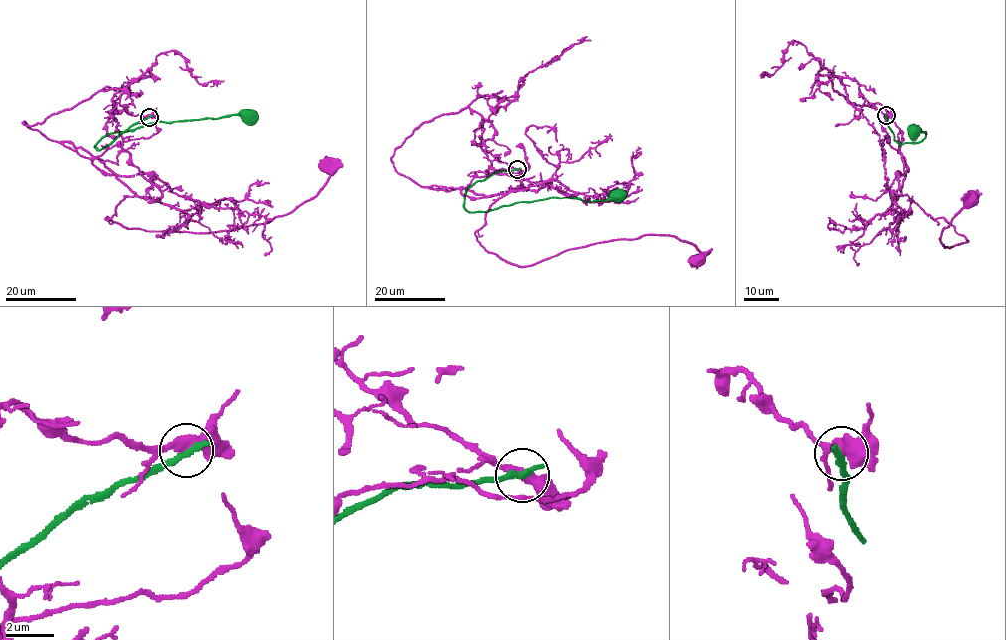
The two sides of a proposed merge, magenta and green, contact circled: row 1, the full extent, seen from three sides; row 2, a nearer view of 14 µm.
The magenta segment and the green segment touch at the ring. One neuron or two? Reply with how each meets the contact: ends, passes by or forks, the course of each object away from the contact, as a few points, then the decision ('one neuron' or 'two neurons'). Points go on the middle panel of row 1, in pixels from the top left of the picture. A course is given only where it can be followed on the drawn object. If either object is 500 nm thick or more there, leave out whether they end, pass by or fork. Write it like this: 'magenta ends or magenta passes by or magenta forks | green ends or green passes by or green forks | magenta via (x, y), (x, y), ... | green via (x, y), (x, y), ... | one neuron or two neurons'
magenta passes by | green ends | magenta via (517, 170), (476, 144), (531, 183), (475, 232), (507, 261), (656, 234), (696, 260) | green via (517, 170), (497, 171), (473, 183), (463, 207), (470, 212), (549, 197), (594, 201), (620, 196) | two neurons

